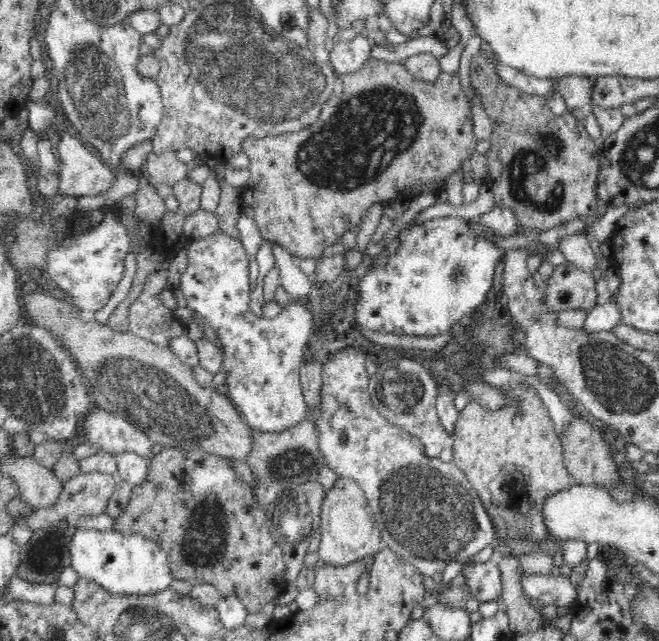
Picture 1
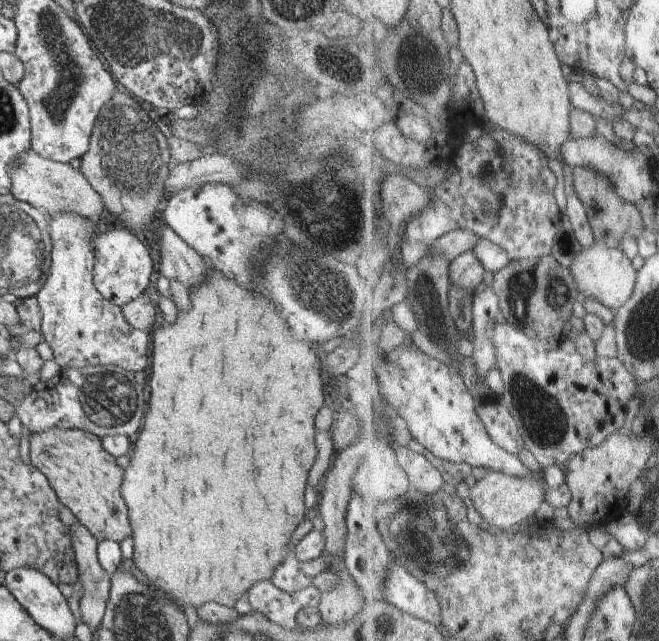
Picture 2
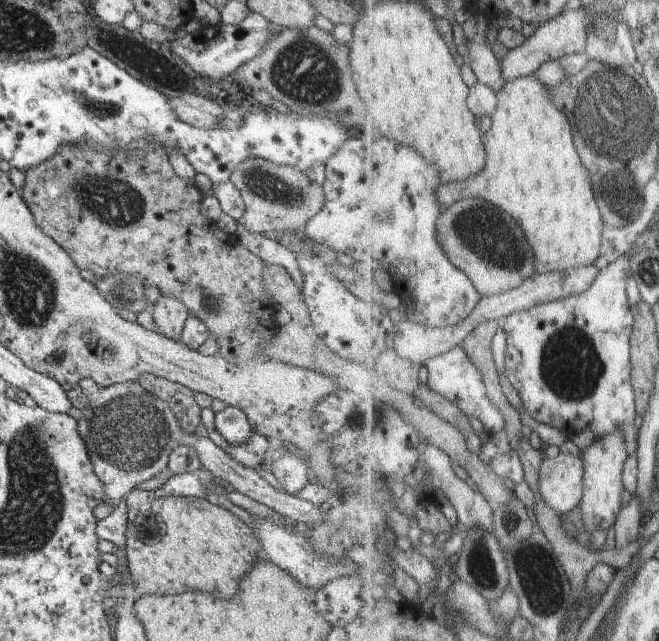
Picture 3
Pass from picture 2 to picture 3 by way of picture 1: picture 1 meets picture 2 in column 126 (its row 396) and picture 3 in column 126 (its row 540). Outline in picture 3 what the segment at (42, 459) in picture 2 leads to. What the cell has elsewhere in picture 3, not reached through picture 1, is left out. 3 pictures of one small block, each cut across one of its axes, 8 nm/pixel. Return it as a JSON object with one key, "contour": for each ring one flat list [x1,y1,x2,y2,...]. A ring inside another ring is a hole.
{"contour":[[134,489,126,500,129,516,127,565,138,595,175,595,186,590,202,590,216,594,216,598,232,598,238,592,242,576,251,572,257,561,265,557,257,534,248,525,228,509,211,504,203,497,160,499,155,492]]}

